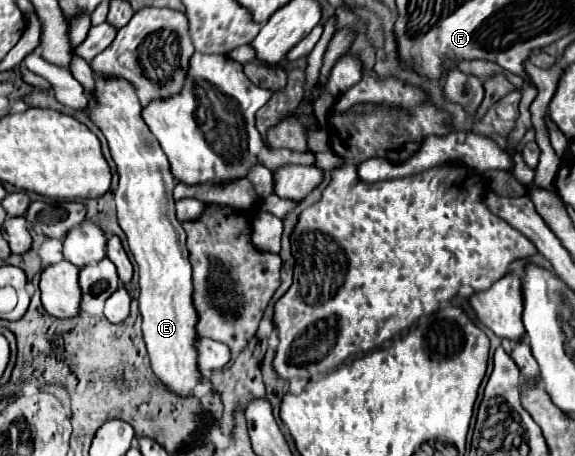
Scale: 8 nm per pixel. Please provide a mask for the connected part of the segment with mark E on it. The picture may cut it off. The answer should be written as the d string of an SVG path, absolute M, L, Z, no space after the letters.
M94 75L96 89L92 93L92 101L96 105L88 105L86 113L90 121L104 133L110 145L112 159L116 163L120 185L116 191L116 207L118 207L118 223L122 231L126 233L128 247L140 267L140 313L142 313L142 331L144 341L148 347L152 371L158 375L158 379L174 393L178 395L192 395L196 385L200 383L200 371L196 365L196 349L194 349L194 325L196 325L196 311L192 305L192 269L188 263L186 253L186 233L176 219L174 213L174 199L172 191L176 187L176 181L170 173L168 159L164 151L160 149L156 137L150 133L148 125L142 119L142 105L136 97L136 89L130 81L124 81L120 77L98 77Z

